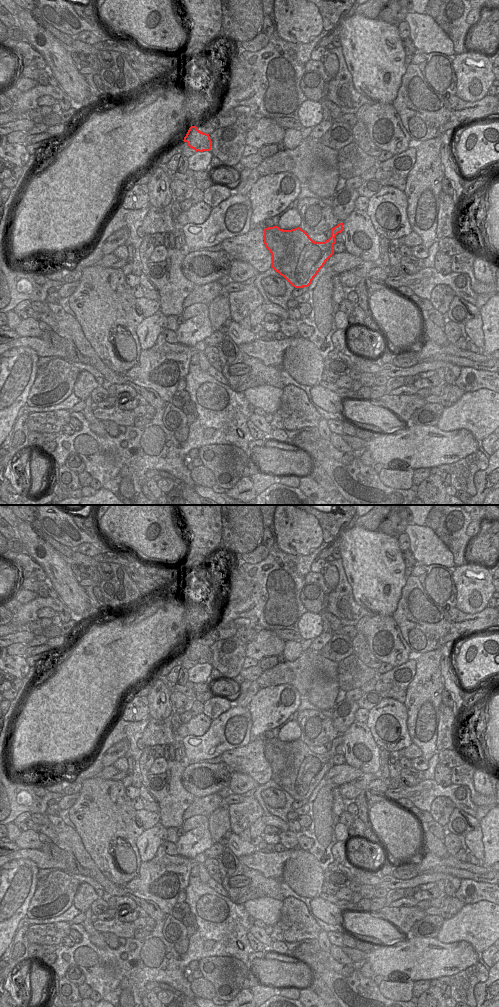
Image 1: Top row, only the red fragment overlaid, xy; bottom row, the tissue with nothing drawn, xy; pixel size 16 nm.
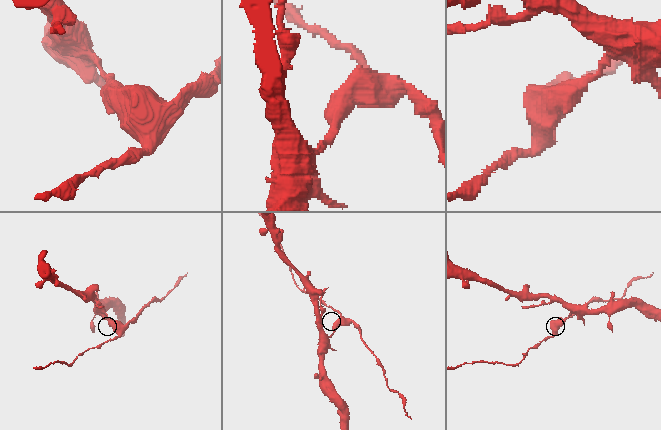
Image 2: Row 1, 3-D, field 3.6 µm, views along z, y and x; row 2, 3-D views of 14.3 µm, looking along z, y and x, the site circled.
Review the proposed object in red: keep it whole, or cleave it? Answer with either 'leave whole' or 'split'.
split

